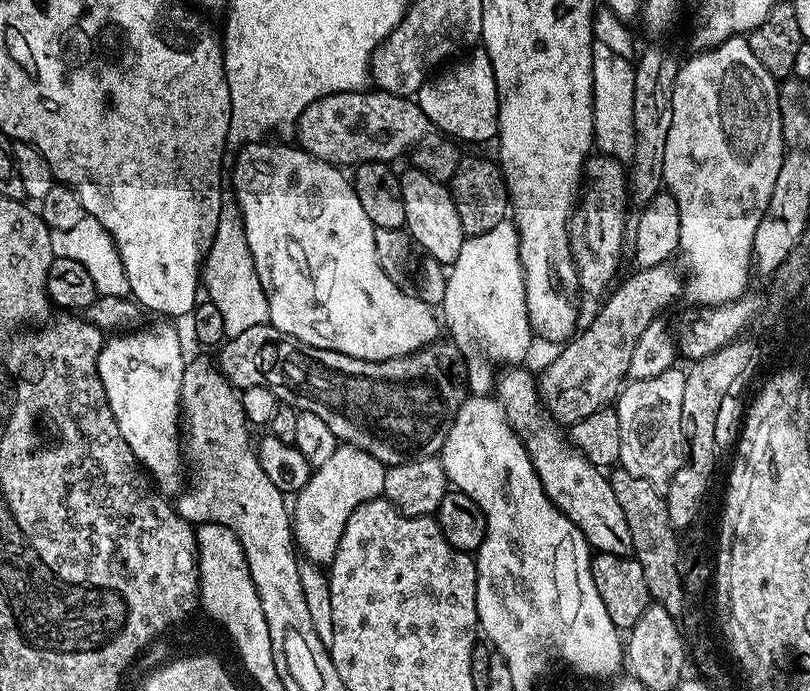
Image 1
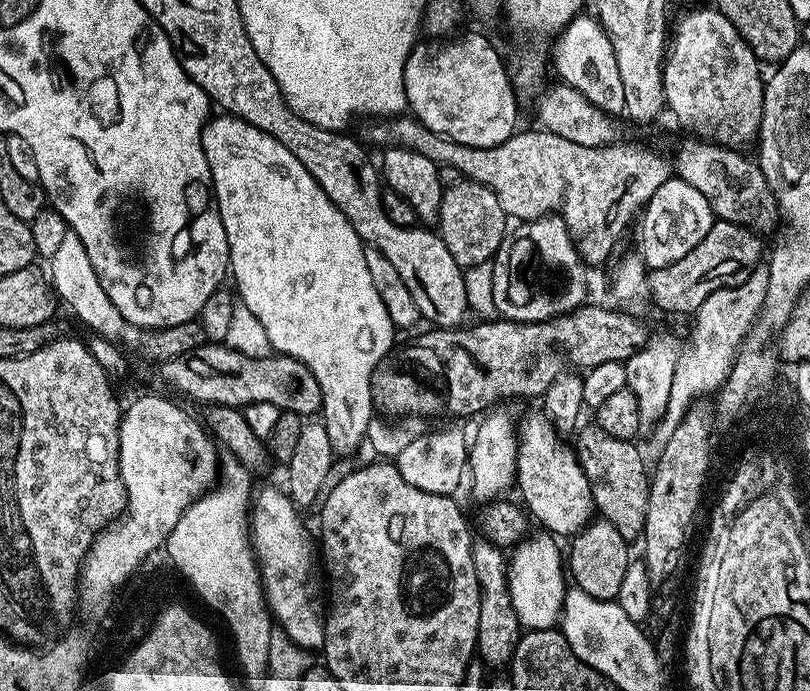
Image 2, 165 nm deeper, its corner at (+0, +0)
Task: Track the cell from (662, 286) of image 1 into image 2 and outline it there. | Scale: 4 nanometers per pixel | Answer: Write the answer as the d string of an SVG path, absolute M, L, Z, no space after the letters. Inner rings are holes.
M717 219L710 226L706 238L702 238L702 242L698 242L698 246L694 246L694 250L690 250L686 258L678 258L678 262L670 262L670 266L654 268L648 272L649 297L653 301L656 299L656 304L660 308L669 308L672 312L695 313L696 308L702 306L702 302L706 302L710 294L714 294L714 290L738 286L746 282L746 278L750 278L750 274L761 263L759 239L761 240L761 237L746 225L736 225L734 222Z

